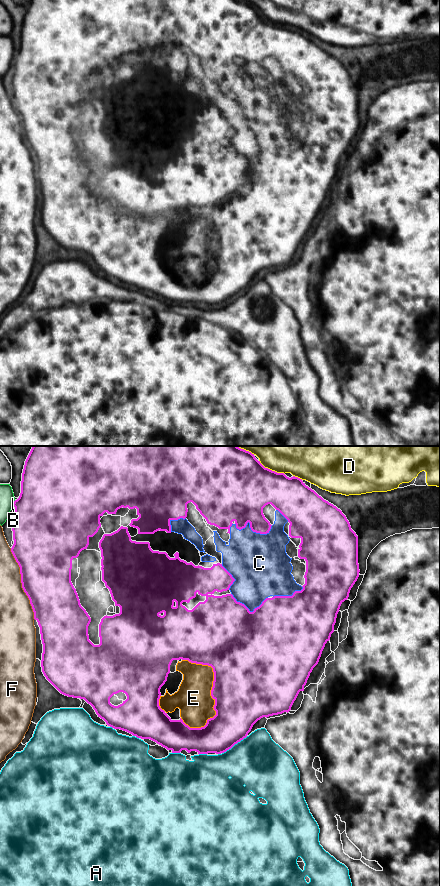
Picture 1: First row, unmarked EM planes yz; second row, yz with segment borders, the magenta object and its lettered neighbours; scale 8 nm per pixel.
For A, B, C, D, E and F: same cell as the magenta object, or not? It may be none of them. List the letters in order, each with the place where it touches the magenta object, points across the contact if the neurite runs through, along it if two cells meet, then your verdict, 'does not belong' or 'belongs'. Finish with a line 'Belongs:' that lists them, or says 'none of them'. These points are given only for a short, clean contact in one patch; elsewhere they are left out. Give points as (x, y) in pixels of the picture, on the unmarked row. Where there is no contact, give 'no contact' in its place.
A: meets magenta in yz at (234, 296); does not belong
B: meets magenta in yz at (13, 55); does not belong
C: meets magenta in yz at (251, 81); belongs
D: meets magenta in yz at (271, 22); does not belong
E: meets magenta in yz at (213, 237); belongs
F: meets magenta in yz at (22, 136); does not belong
Belongs: C, E

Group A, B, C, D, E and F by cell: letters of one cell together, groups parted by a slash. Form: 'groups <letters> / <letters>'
groups A / B / C E / D / F

